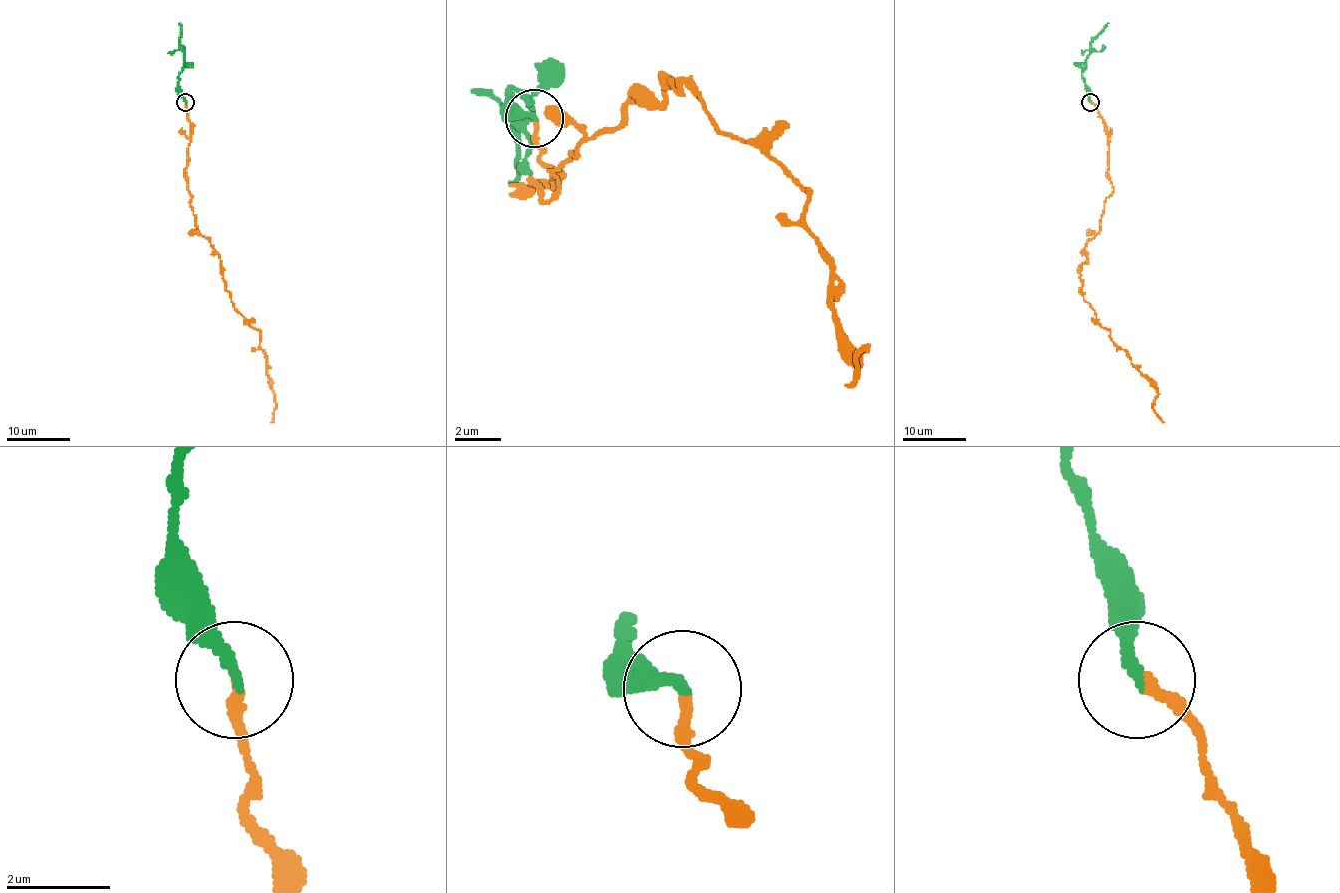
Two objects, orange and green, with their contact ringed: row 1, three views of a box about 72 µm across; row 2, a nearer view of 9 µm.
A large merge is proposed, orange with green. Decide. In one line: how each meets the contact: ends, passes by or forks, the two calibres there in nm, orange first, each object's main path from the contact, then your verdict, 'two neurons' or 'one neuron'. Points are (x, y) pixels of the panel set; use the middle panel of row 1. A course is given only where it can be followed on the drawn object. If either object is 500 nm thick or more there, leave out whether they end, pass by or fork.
orange ends | green ends | 240/200 nm | orange via (533, 123), (544, 204), (550, 169), (672, 82), (753, 140), (805, 192), (840, 349), (863, 349), (846, 389) | green via (533, 117), (510, 99), (510, 88), (527, 105), (515, 123), (510, 186) | one neuron

